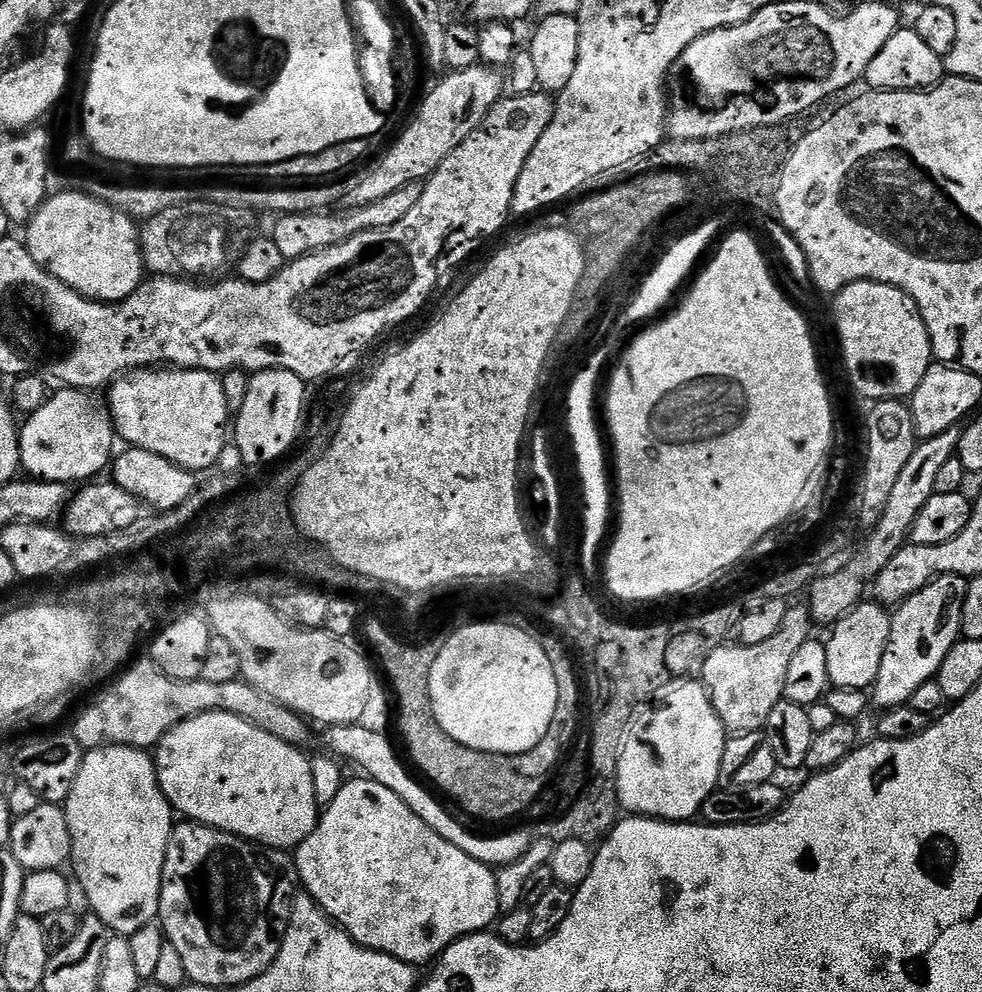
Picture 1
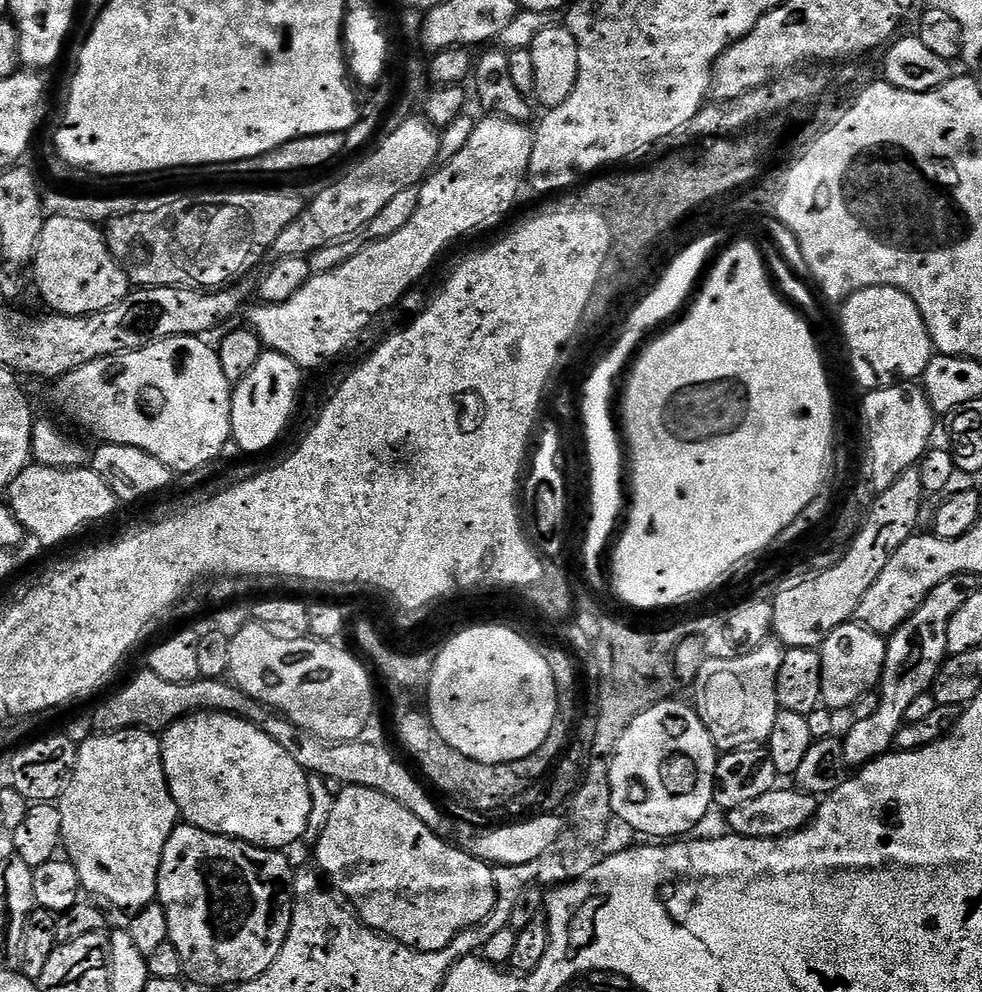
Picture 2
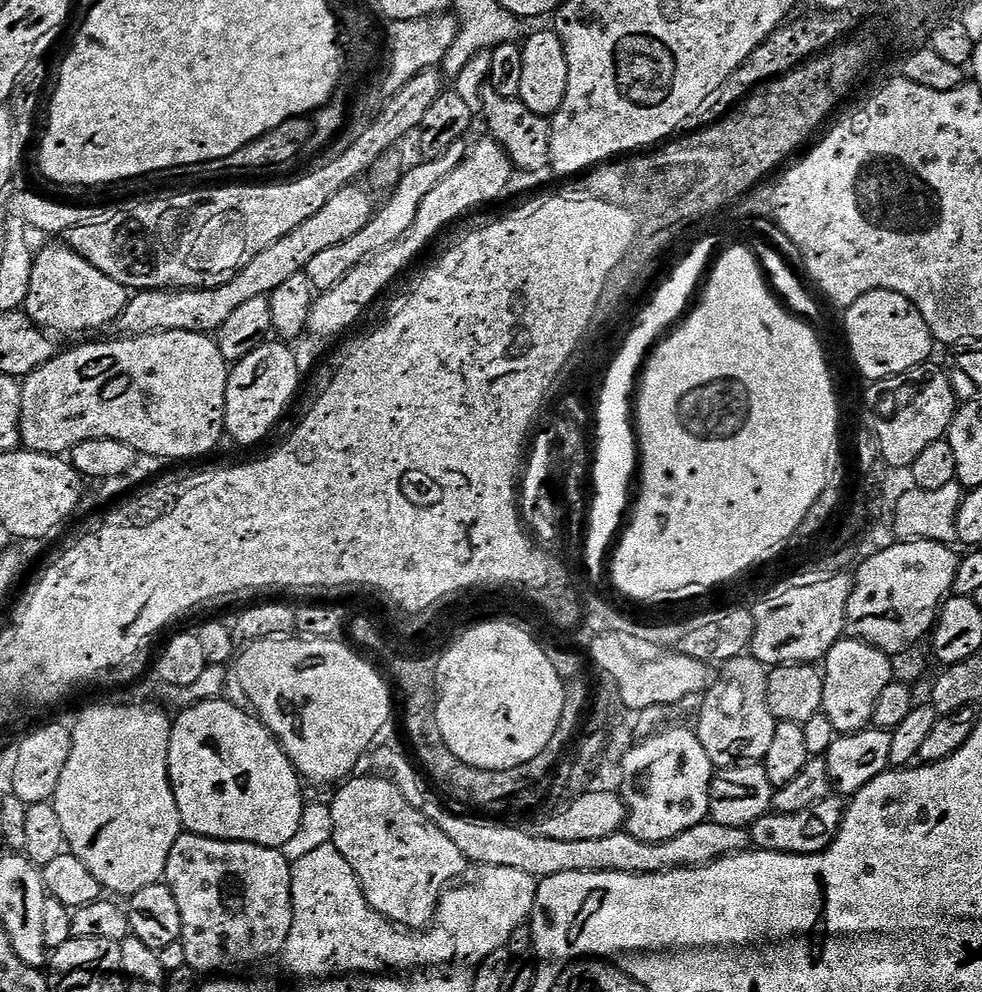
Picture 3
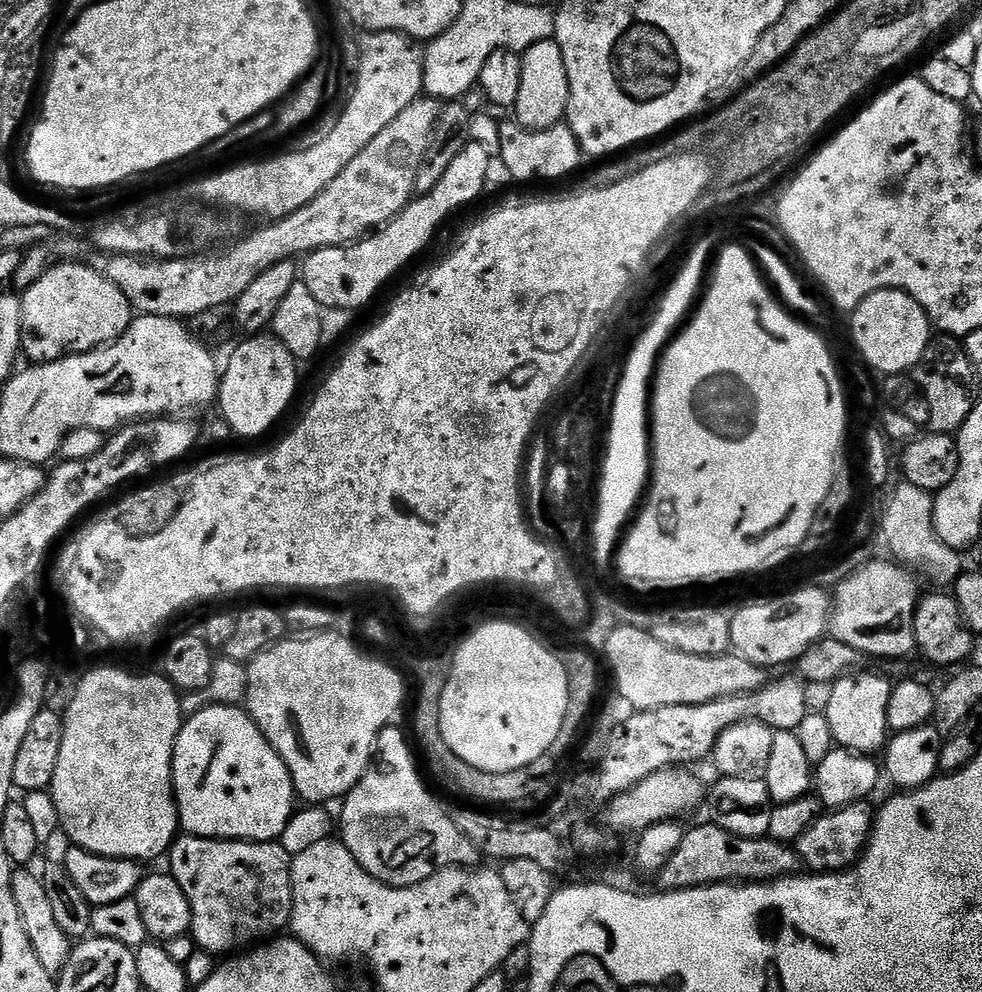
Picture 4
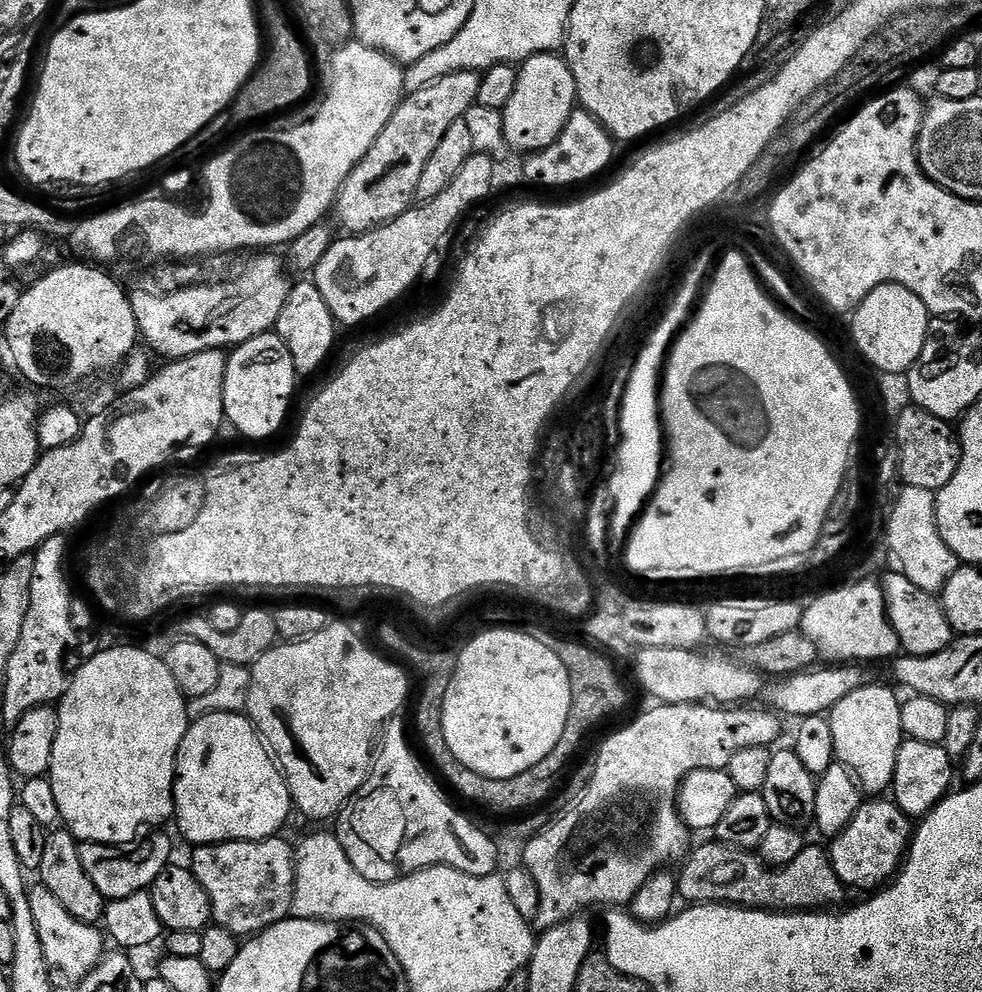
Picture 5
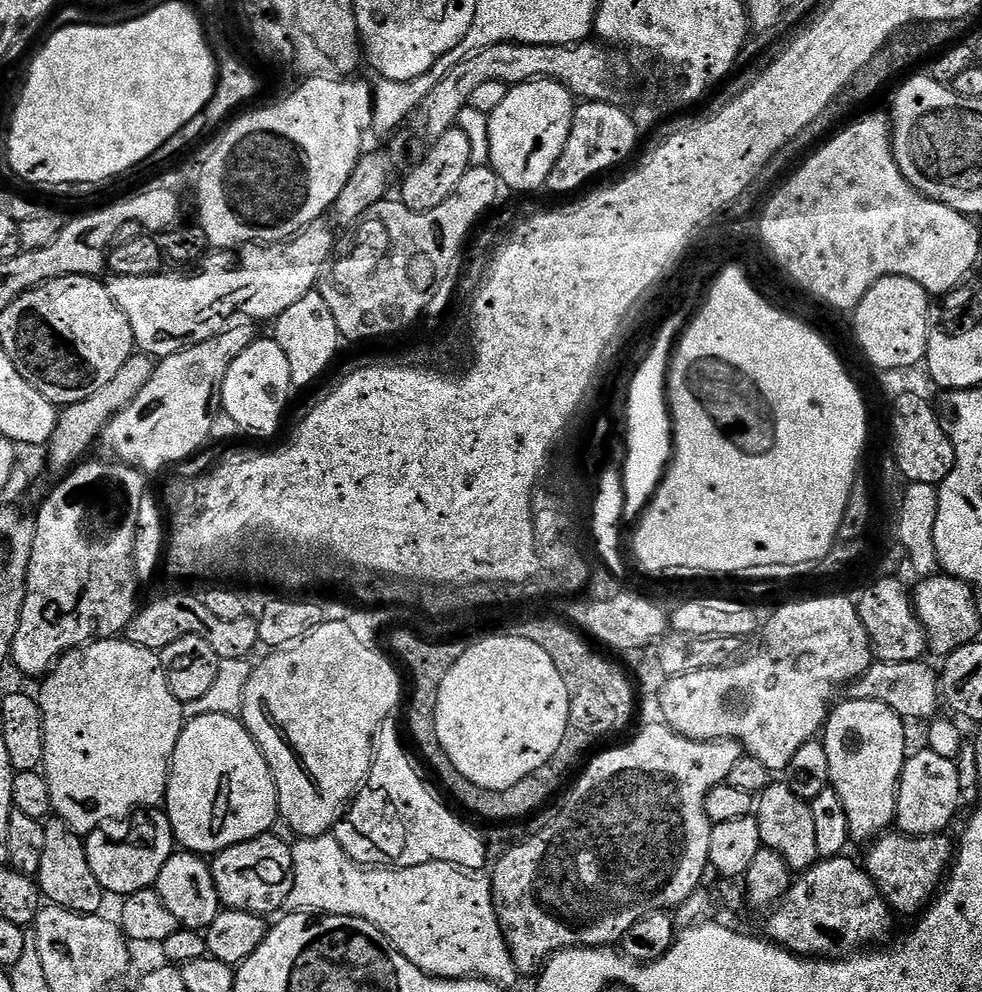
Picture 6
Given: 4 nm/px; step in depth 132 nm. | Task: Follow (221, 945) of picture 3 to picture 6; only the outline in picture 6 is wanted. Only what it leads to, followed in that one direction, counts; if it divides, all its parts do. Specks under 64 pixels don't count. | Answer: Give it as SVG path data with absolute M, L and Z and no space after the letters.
M276 834L255 836L241 844L235 844L215 853L211 861L212 877L220 894L220 903L225 909L233 908L243 912L255 912L257 916L267 917L268 912L279 913L287 905L290 890L294 890L294 858L289 841L279 840Z

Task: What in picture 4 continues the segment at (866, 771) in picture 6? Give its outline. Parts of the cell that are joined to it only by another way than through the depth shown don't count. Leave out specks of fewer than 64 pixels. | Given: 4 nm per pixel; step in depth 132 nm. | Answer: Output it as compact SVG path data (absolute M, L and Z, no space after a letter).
M873 670L853 672L831 685L828 705L822 708L824 717L830 722L830 734L839 747L849 752L859 752L861 756L879 753L890 739L887 722L887 707L894 687L893 681L879 676Z

